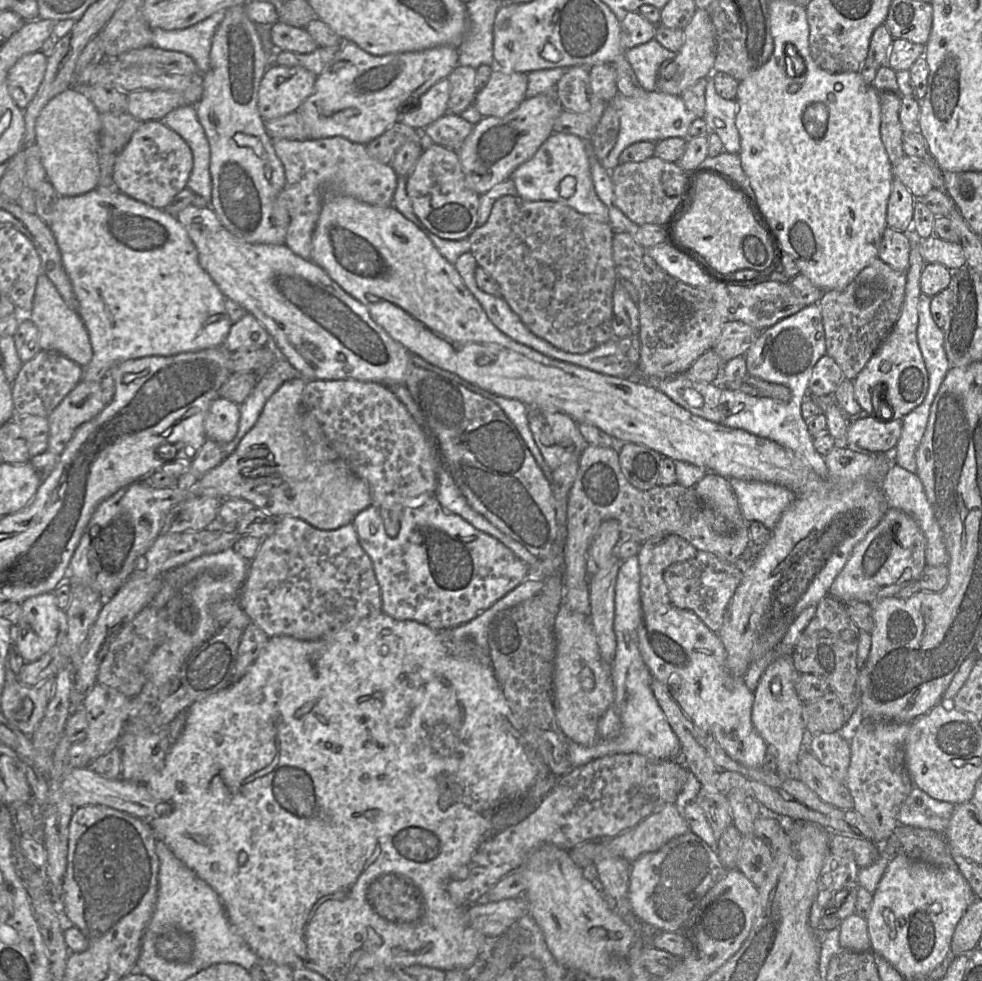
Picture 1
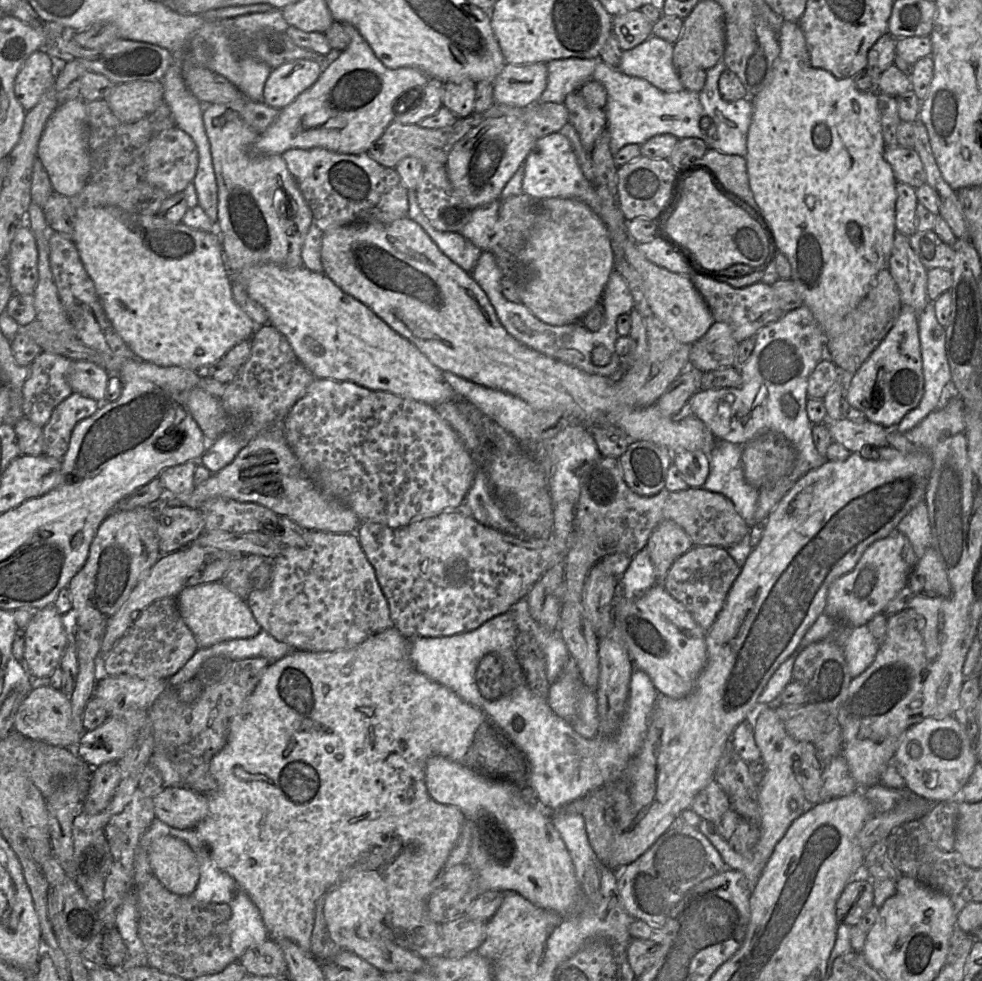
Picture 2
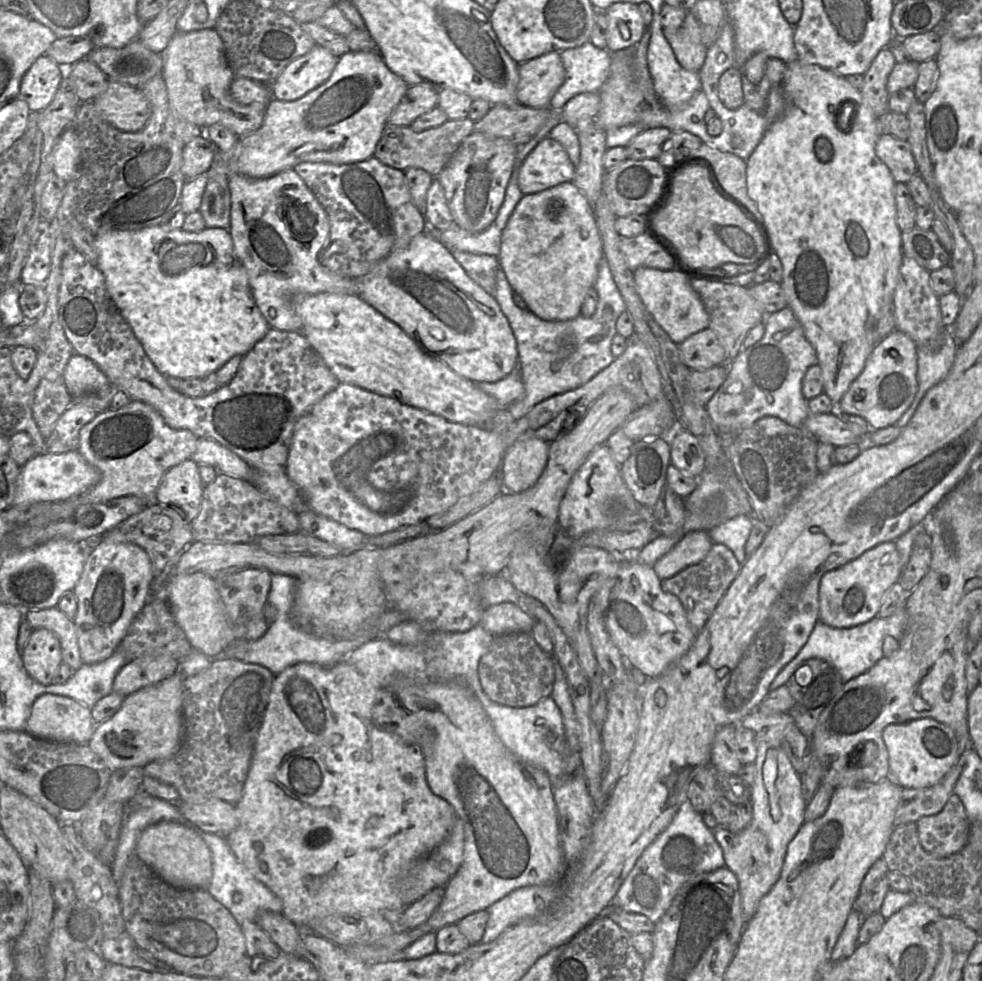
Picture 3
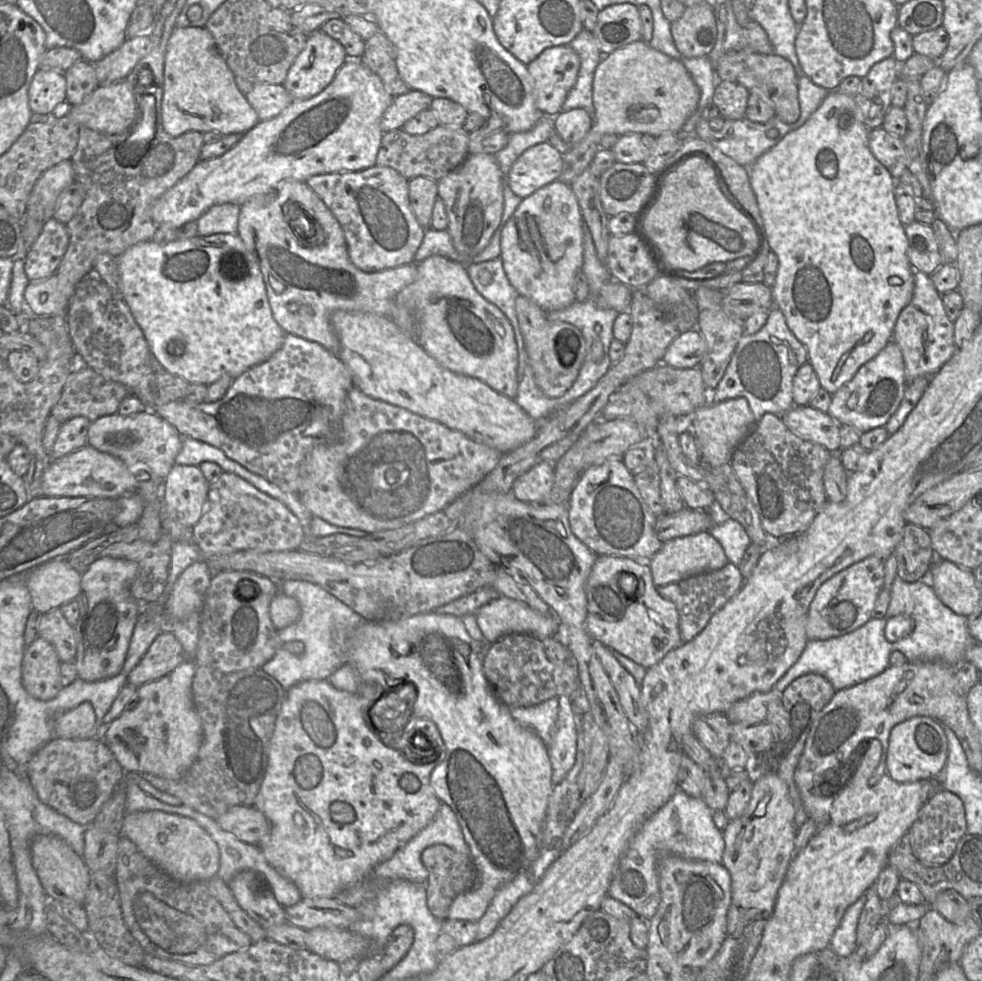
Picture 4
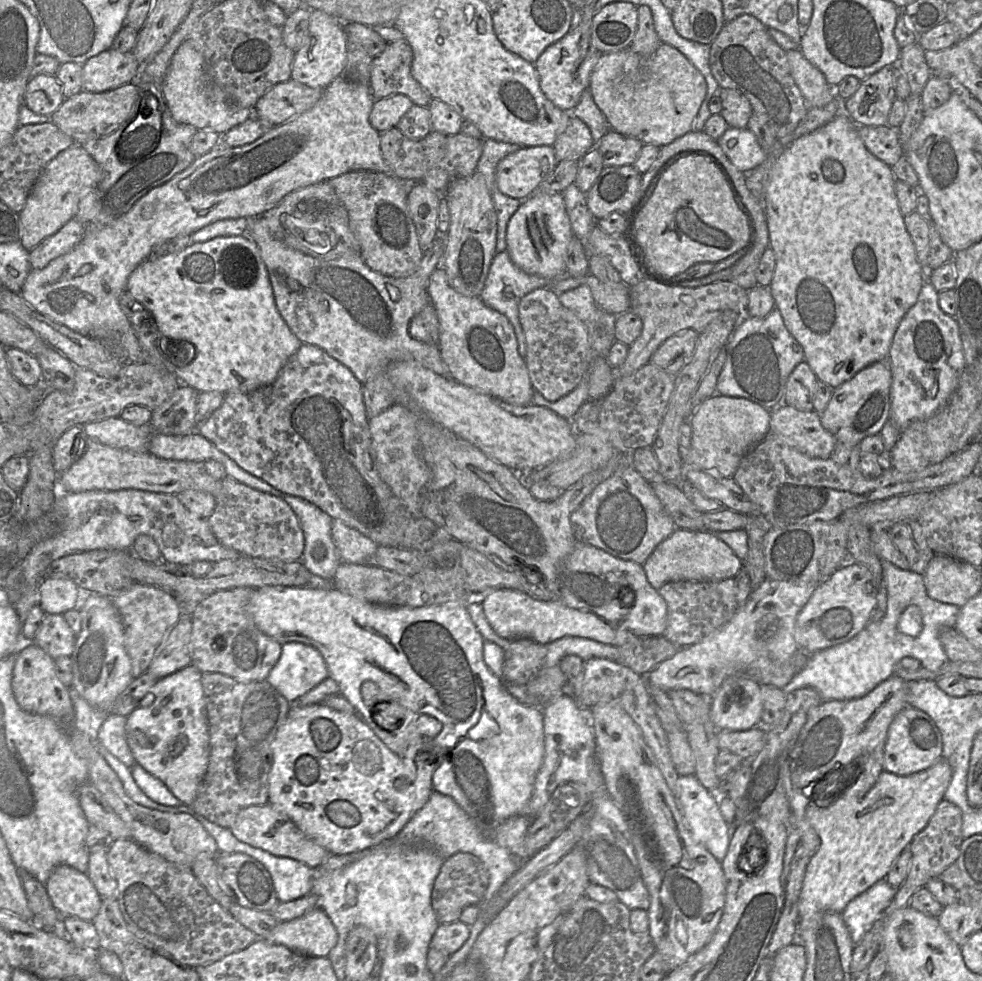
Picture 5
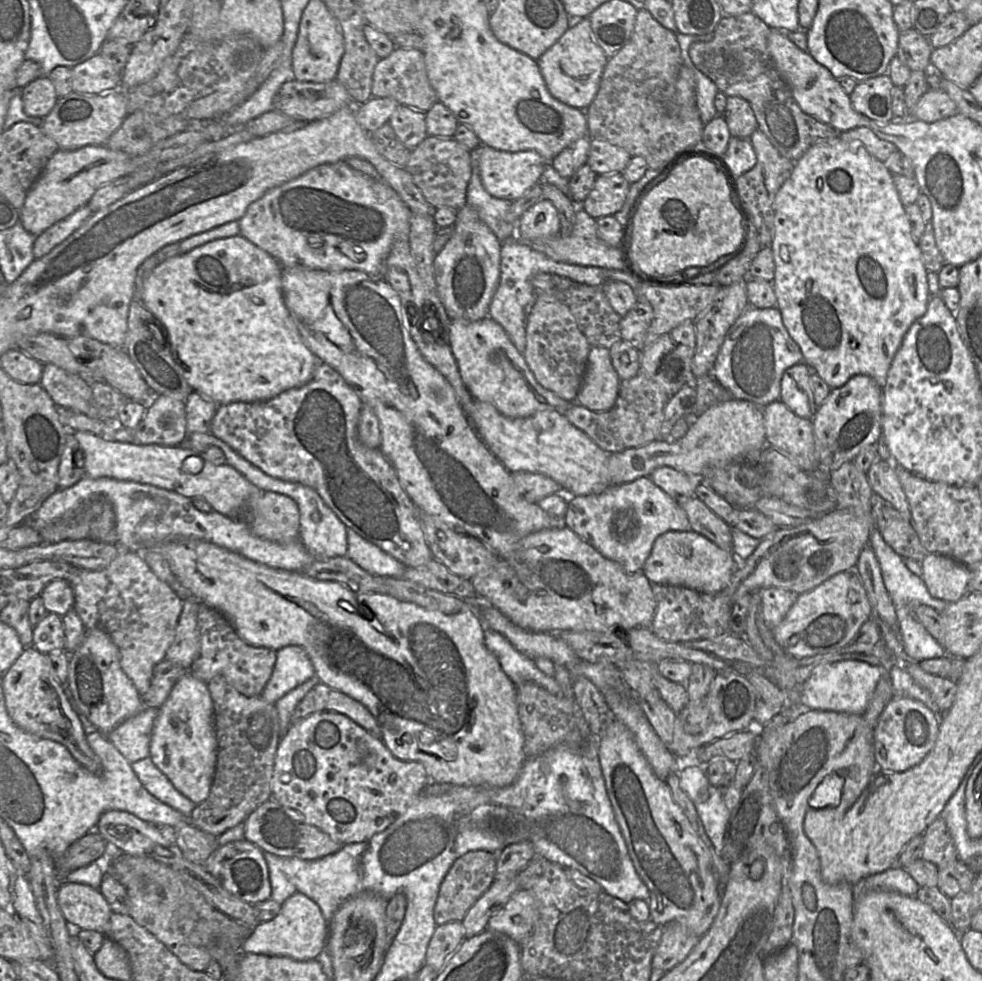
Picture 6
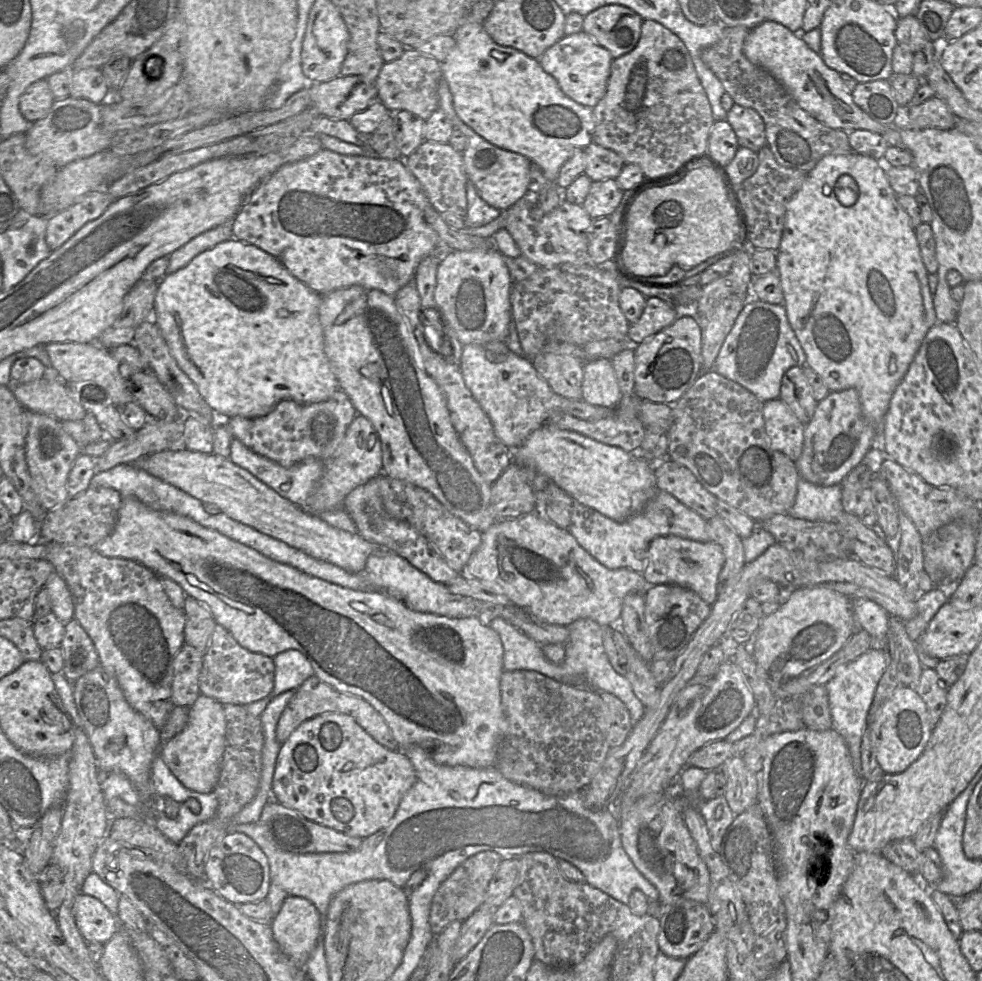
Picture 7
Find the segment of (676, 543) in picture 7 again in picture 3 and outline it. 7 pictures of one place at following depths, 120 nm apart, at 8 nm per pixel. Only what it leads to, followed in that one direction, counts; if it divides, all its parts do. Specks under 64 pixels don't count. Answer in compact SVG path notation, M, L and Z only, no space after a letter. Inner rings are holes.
M703 530L688 532L677 544L652 566L657 576L665 580L688 566L702 561L710 551L713 541Z

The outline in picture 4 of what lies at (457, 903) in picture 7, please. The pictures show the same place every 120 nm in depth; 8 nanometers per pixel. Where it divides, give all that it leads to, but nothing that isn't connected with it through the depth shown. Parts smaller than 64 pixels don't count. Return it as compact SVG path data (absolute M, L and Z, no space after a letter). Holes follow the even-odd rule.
M436 844L426 848L421 854L421 861L428 870L426 882L428 907L438 920L445 921L455 897L476 886L476 867L470 855L461 854L443 844Z

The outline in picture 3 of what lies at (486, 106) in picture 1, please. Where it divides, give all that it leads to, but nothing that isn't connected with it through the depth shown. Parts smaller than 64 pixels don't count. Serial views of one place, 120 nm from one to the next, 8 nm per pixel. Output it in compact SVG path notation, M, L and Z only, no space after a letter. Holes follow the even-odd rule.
M551 51L518 64L519 82L516 89L516 101L531 108L549 107L550 101L565 80L565 69L557 51Z

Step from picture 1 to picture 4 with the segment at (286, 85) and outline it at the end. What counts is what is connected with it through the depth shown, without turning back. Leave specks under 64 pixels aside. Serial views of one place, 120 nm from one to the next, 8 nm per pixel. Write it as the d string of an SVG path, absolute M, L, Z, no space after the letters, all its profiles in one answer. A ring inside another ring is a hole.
M321 29L308 36L306 45L295 58L282 84L296 101L309 99L324 90L334 79L348 57L344 47Z

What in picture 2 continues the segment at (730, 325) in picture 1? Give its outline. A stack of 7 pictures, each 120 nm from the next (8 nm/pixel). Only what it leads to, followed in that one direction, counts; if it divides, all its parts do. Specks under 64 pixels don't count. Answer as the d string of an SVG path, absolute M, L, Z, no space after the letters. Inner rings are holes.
M714 322L708 332L691 345L690 366L703 373L721 368L735 367L739 343L734 339L730 326L726 323Z

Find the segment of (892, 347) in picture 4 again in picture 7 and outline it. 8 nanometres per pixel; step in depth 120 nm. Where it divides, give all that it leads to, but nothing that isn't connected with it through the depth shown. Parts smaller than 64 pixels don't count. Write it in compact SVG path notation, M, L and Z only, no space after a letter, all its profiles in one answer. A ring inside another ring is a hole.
M857 390L830 392L818 403L813 418L805 426L803 449L795 466L800 477L808 482L821 486L840 485L876 442L876 430L863 415Z

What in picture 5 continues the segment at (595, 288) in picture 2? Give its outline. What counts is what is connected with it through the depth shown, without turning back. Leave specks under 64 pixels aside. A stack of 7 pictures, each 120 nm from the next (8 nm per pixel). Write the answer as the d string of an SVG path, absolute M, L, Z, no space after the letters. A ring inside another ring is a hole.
M533 193L510 218L506 228L506 251L513 264L528 274L553 281L566 272L567 248L573 235L561 193Z

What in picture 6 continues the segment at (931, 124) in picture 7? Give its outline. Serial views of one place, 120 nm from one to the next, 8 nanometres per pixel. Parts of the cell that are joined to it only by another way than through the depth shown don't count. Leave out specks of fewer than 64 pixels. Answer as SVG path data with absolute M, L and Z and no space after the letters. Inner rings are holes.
M928 90L919 99L912 113L907 113L928 123L936 122L957 114L956 103L944 90Z

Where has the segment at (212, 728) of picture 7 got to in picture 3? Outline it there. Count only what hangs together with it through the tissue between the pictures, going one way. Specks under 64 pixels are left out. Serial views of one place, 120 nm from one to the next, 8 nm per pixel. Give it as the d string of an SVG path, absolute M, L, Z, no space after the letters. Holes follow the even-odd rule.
M178 670L161 682L144 687L125 697L119 710L96 725L88 745L113 770L143 767L155 760L175 755L183 739L183 682Z

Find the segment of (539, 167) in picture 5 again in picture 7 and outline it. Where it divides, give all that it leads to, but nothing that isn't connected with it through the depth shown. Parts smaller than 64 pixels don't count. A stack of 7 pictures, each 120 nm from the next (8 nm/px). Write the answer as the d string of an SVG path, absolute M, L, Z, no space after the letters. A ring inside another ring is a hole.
M442 78L438 83L438 107L446 114L454 129L461 131L468 140L467 148L462 153L464 168L478 195L488 205L500 211L507 210L513 206L528 192L530 160L518 153L489 143L467 126L456 114L449 86Z

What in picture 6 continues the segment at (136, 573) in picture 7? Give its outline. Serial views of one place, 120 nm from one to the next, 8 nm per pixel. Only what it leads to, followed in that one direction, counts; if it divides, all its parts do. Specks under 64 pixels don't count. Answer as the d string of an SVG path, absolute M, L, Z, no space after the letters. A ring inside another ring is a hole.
M119 547L116 558L104 569L81 569L71 585L74 610L86 629L105 631L117 646L120 665L140 696L150 688L155 665L165 658L180 617L183 601L171 585L159 579L140 552Z

